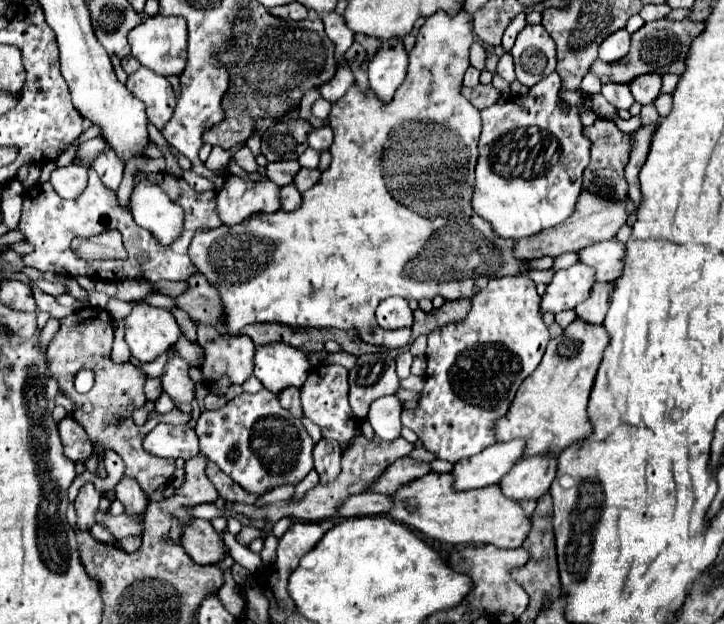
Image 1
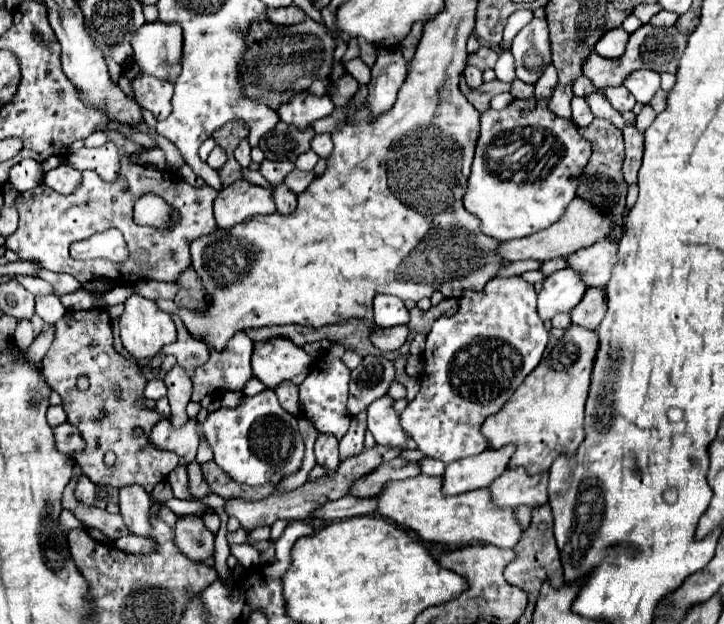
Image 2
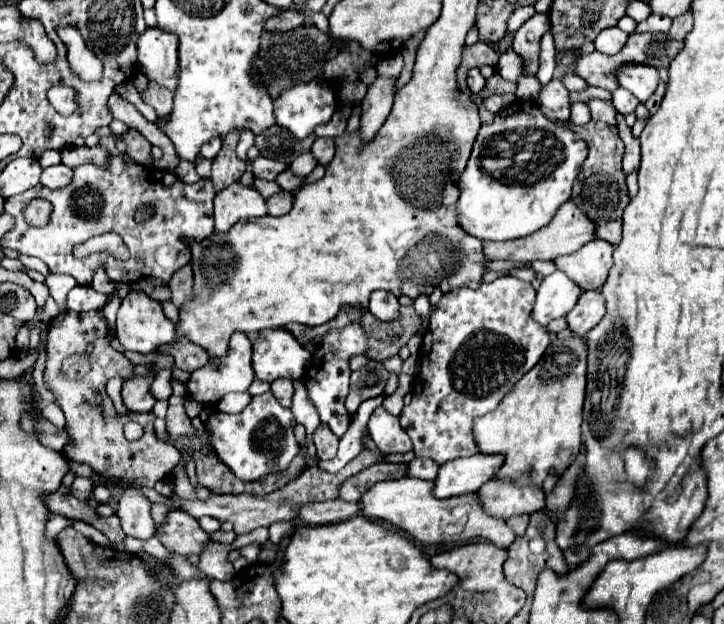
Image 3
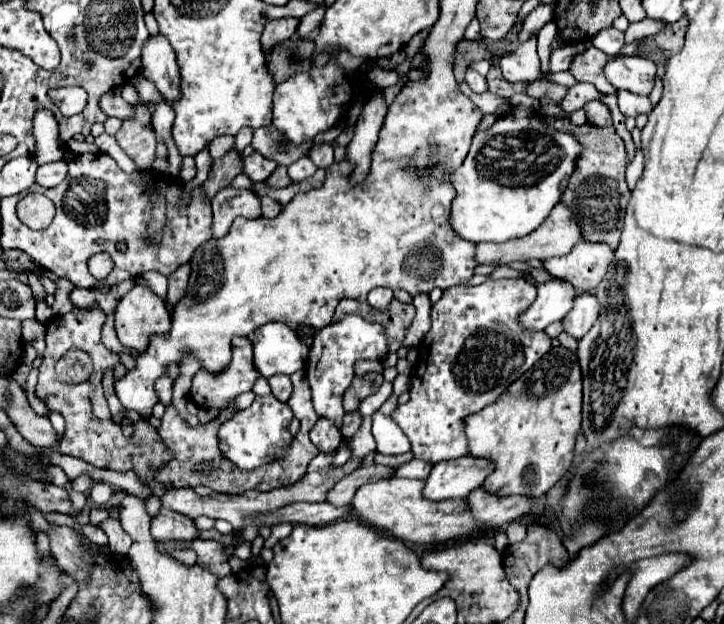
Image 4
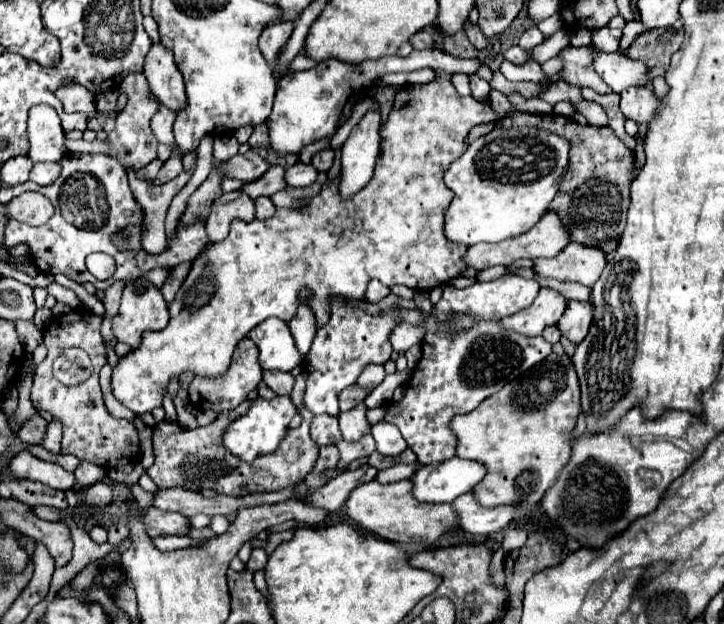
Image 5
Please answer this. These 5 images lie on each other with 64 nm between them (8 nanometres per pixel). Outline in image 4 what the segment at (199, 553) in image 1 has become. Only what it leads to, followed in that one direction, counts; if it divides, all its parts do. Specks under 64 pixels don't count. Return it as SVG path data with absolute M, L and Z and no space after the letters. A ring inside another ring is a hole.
M162 508L156 518L152 518L152 536L158 542L170 542L170 540L186 540L192 542L198 536L198 528L194 526L194 520L188 516L182 516L174 510Z

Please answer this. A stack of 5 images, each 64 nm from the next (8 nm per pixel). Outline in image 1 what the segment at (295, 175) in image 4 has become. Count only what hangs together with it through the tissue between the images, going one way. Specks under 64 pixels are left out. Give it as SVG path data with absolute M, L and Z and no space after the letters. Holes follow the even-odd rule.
M308 148L308 150L298 158L298 162L302 164L302 168L318 168L318 160L320 160L320 152L314 150L314 148Z

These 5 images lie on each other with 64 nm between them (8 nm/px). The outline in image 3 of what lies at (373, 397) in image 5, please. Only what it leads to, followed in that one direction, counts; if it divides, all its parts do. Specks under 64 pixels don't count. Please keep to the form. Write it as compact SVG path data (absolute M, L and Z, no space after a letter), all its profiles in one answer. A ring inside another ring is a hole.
M378 396L374 400L368 400L368 402L360 404L358 412L352 416L350 428L340 438L340 448L338 448L336 458L334 460L319 461L321 469L326 472L340 472L352 458L356 458L364 450L364 446L362 446L362 434L366 430L366 422L368 422L372 410L382 404L382 400L384 400L384 396Z

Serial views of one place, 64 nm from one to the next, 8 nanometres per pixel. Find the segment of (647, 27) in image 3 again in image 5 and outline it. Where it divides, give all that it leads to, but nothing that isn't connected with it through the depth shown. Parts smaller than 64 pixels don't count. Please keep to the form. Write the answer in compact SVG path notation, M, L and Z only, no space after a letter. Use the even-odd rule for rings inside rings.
M628 22L626 28L624 28L624 36L622 36L622 42L620 42L620 52L626 52L628 46L632 44L634 38L638 38L642 32L648 32L650 28L646 28L642 22Z

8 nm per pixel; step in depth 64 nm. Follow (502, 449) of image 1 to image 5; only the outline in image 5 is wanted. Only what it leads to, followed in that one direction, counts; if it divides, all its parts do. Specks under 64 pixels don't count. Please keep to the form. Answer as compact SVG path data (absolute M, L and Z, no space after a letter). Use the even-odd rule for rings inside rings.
M450 458L446 462L422 466L414 476L414 498L420 502L446 504L458 496L472 492L474 486L486 476L486 466L476 460Z

